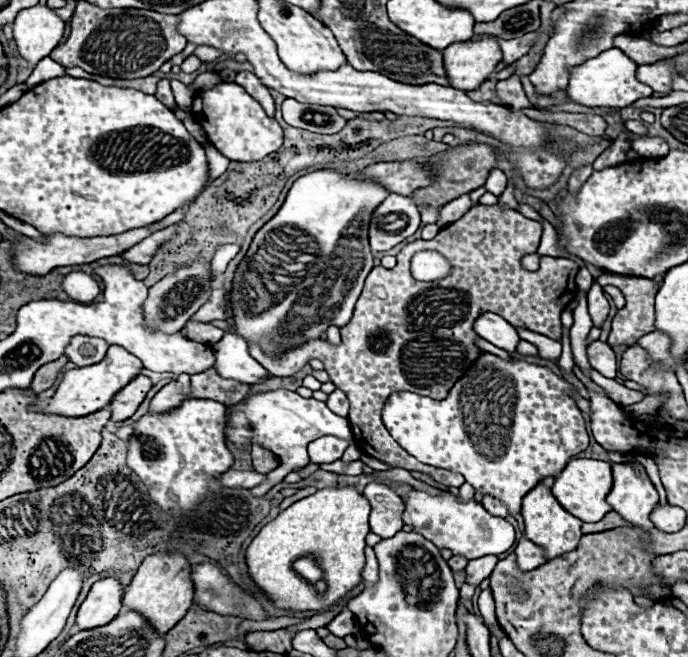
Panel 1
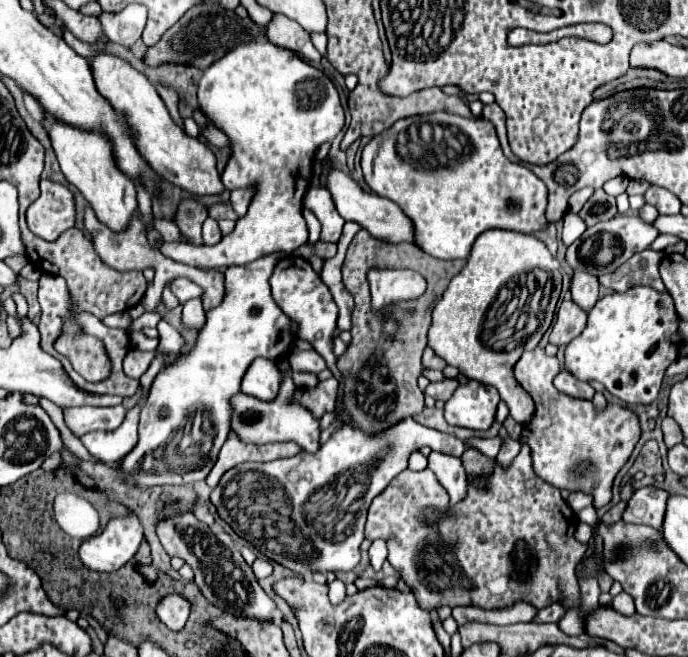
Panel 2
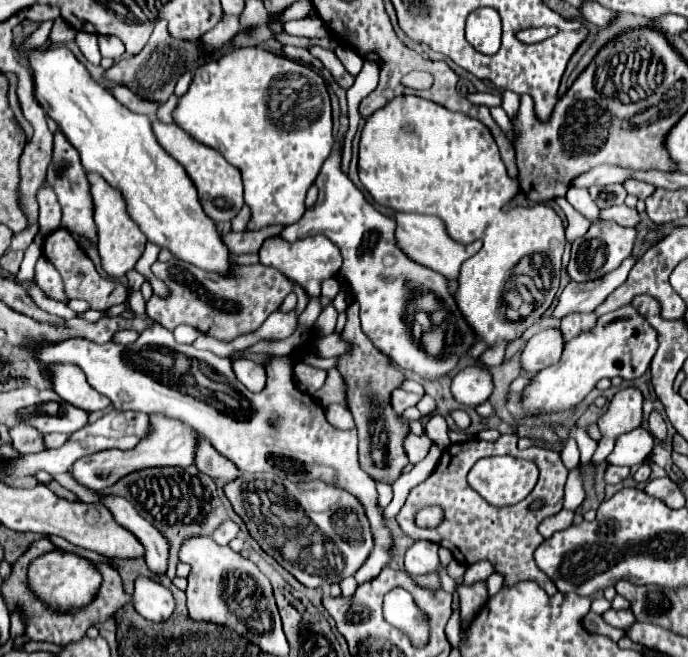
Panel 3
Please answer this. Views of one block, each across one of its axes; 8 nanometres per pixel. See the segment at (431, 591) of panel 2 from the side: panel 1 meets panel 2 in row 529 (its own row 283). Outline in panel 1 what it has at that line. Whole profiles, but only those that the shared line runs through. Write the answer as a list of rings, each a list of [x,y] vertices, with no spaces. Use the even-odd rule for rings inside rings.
[[[476,204],[472,206],[460,220],[444,226],[436,238],[432,240],[414,240],[410,244],[406,244],[400,252],[398,252],[398,264],[390,270],[382,268],[382,266],[374,266],[372,272],[366,278],[364,290],[356,302],[354,308],[354,316],[352,320],[340,330],[342,332],[342,344],[340,346],[332,346],[326,340],[310,340],[306,344],[302,344],[300,348],[294,348],[290,352],[286,352],[282,358],[274,360],[270,356],[266,356],[258,346],[250,346],[250,354],[272,374],[272,376],[294,376],[298,370],[302,370],[310,356],[318,358],[324,362],[326,372],[330,374],[330,380],[336,384],[336,388],[340,388],[342,392],[346,392],[348,400],[350,400],[350,412],[348,412],[348,420],[356,438],[356,446],[366,452],[372,458],[378,458],[380,462],[392,466],[392,468],[404,468],[408,472],[422,472],[432,476],[436,482],[444,484],[444,486],[462,486],[464,478],[462,474],[454,474],[450,470],[442,470],[442,468],[434,468],[434,466],[426,466],[422,462],[418,462],[414,456],[410,456],[406,450],[402,450],[398,446],[398,442],[394,442],[394,438],[388,434],[388,430],[384,428],[380,414],[382,414],[382,406],[386,402],[386,398],[392,392],[400,392],[400,390],[410,390],[410,392],[418,392],[422,396],[430,396],[436,400],[446,398],[448,390],[454,386],[454,382],[464,374],[464,370],[478,358],[478,354],[482,352],[476,344],[474,338],[478,338],[478,334],[472,330],[474,320],[482,314],[482,312],[496,312],[502,318],[506,318],[510,324],[520,326],[520,328],[528,328],[532,332],[544,334],[552,340],[560,340],[562,338],[562,324],[560,324],[560,314],[566,308],[566,304],[576,298],[576,274],[578,274],[578,264],[568,260],[568,258],[552,258],[552,256],[540,256],[540,270],[528,272],[522,268],[522,256],[526,254],[536,254],[538,244],[540,244],[540,234],[542,234],[542,224],[536,220],[530,220],[526,216],[522,216],[518,210],[514,208],[502,208],[500,204],[494,206],[484,206],[484,204]],[[418,250],[438,250],[442,252],[450,264],[452,264],[452,274],[444,280],[436,280],[436,282],[418,282],[410,276],[410,258],[414,252]]]

